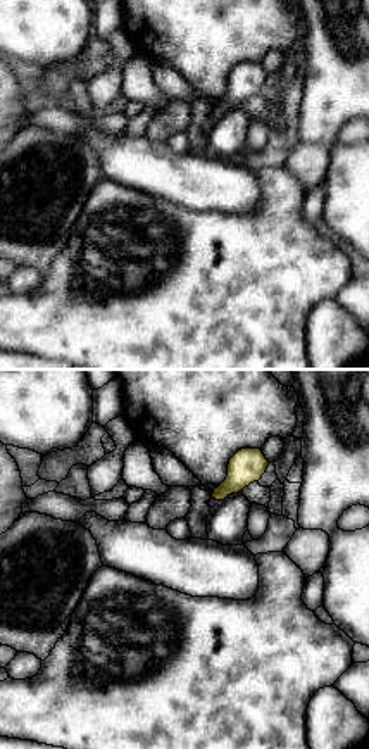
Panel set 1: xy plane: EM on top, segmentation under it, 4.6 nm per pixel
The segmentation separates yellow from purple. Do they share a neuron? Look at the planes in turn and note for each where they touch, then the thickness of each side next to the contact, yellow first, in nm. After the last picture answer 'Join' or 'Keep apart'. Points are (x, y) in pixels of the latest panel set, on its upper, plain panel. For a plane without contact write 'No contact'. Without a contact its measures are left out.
Touches yellow at (216, 113). Thickness 160 nm (yellow) against 40 nm

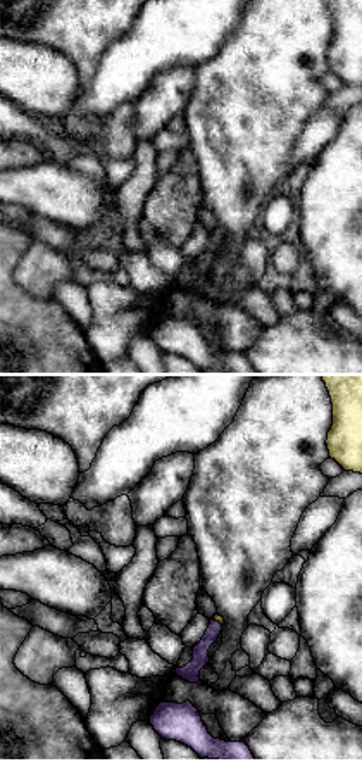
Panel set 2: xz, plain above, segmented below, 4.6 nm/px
Touches yellow at (218, 233). Thickness 30 nm (yellow) against 80 nm

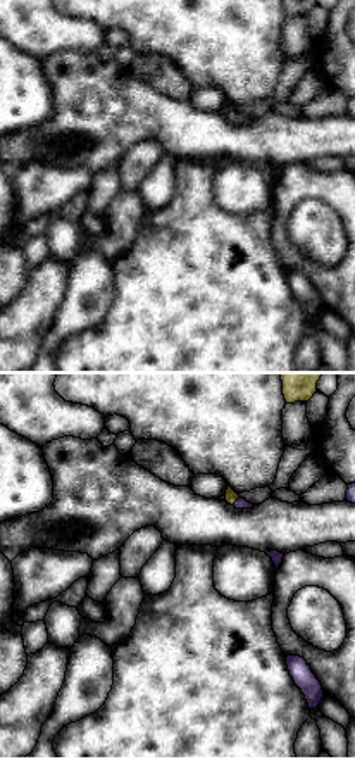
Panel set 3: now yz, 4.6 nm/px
Touches yellow at (235, 114). Thickness 60 nm (yellow) against 50 nm

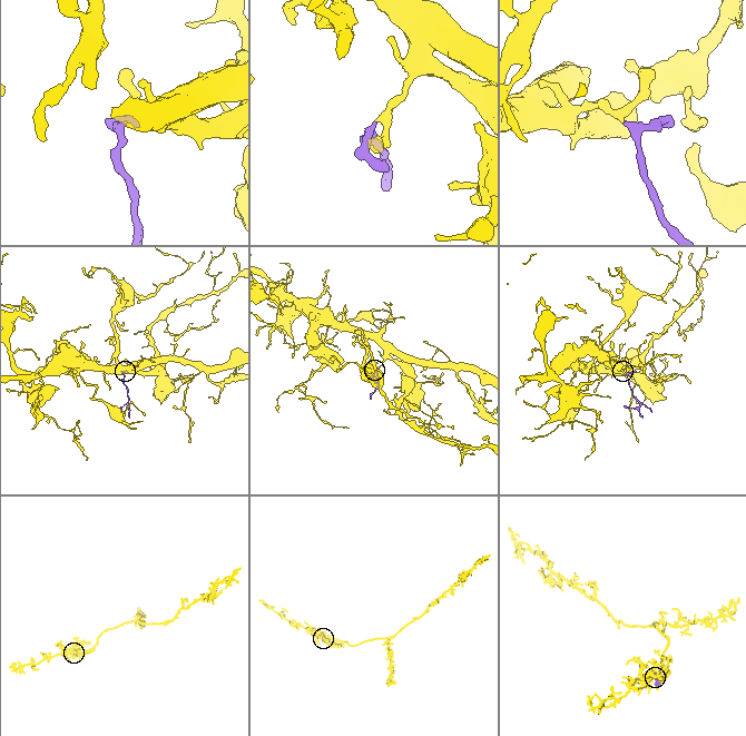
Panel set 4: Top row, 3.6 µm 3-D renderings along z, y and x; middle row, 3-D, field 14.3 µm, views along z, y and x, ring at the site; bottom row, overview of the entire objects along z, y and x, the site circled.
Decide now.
Join

